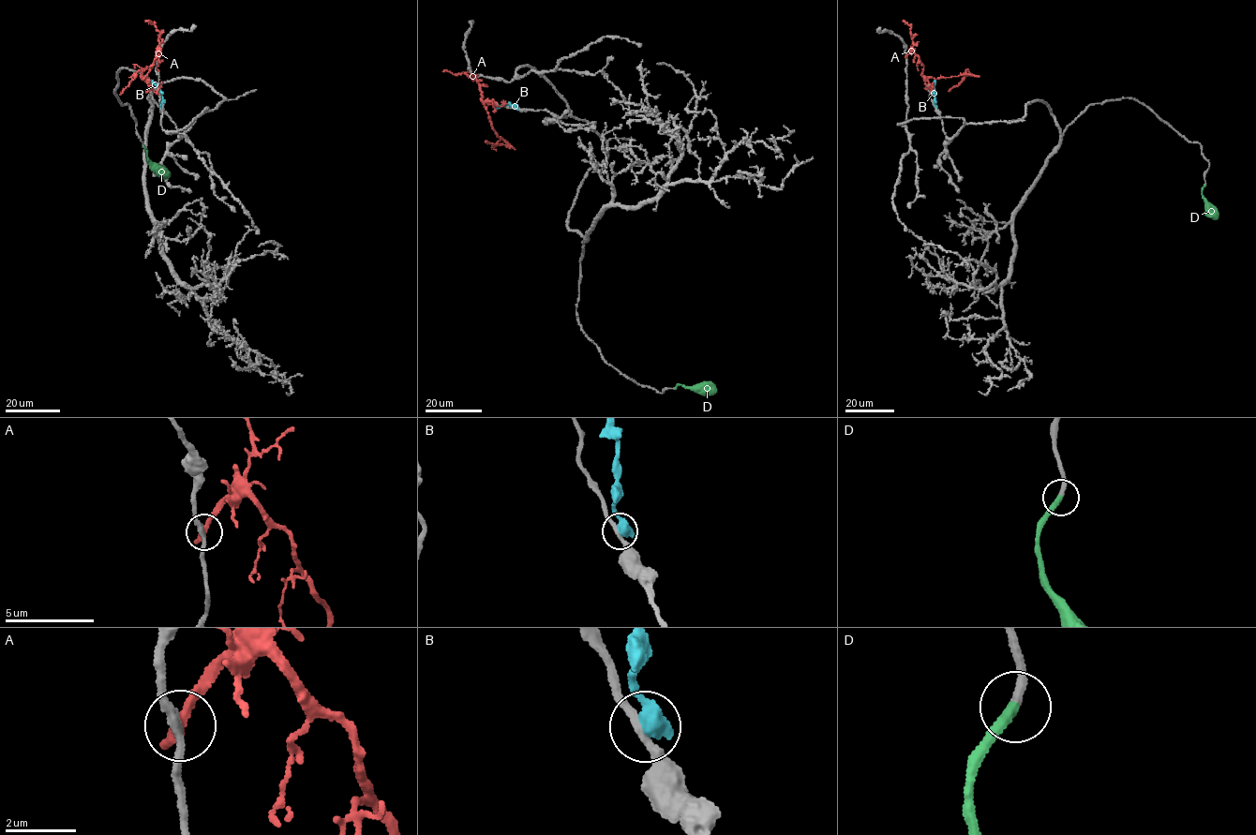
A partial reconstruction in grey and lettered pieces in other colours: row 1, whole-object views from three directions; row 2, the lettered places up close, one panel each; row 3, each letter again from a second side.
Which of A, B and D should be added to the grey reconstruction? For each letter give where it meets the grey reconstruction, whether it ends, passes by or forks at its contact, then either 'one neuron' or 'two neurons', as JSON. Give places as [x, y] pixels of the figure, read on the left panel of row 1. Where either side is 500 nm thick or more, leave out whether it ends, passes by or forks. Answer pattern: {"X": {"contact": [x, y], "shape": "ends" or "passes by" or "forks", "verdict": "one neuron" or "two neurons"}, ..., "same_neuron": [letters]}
{"A": {"contact": [156, 57], "shape": "ends", "verdict": "two neurons"}, "B": {"contact": [160, 107], "shape": "ends", "verdict": "two neurons"}, "D": {"contact": [143, 146], "shape": "ends", "verdict": "one neuron"}, "same_neuron": ["D"]}

